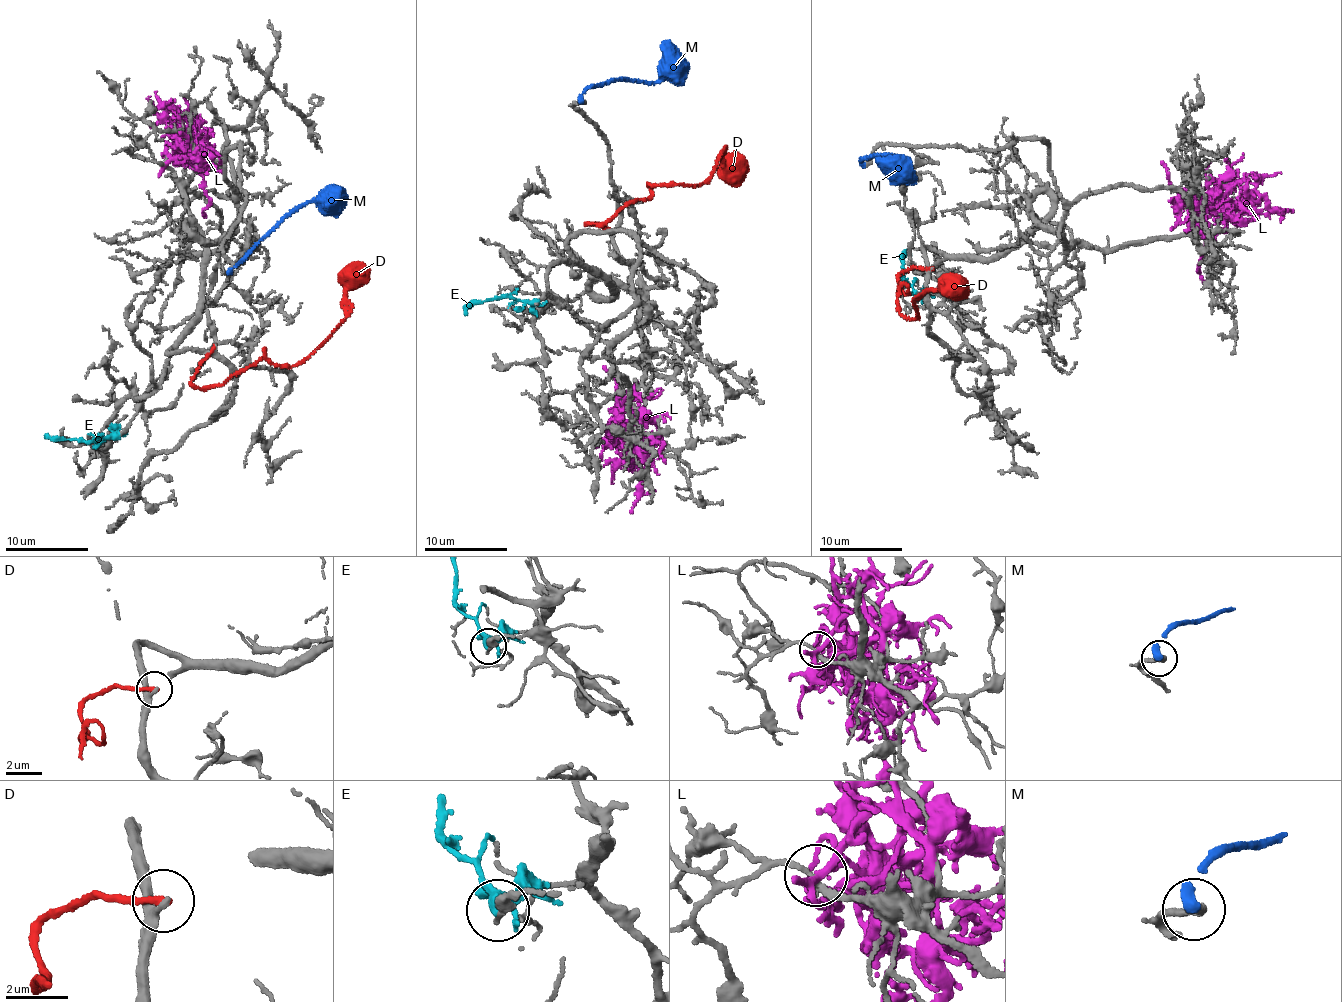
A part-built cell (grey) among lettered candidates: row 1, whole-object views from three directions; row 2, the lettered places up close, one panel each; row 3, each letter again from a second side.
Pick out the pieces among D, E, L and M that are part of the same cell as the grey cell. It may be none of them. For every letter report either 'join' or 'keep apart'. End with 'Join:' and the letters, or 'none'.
D: keep apart
E: keep apart
L: keep apart
M: join
Join: M

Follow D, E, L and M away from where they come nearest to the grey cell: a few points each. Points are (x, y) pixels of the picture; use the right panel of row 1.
D: (931, 269), (900, 274), (901, 316), (915, 317), (913, 301), (950, 280), (964, 284)
E: (918, 297), (900, 272), (900, 259), (910, 254)
L: (1194, 204), (1206, 200), (1219, 211), (1225, 227), (1207, 240), (1199, 264), (1200, 276), (1207, 283)
M: (867, 165), (860, 160), (891, 155), (908, 163), (877, 161)

